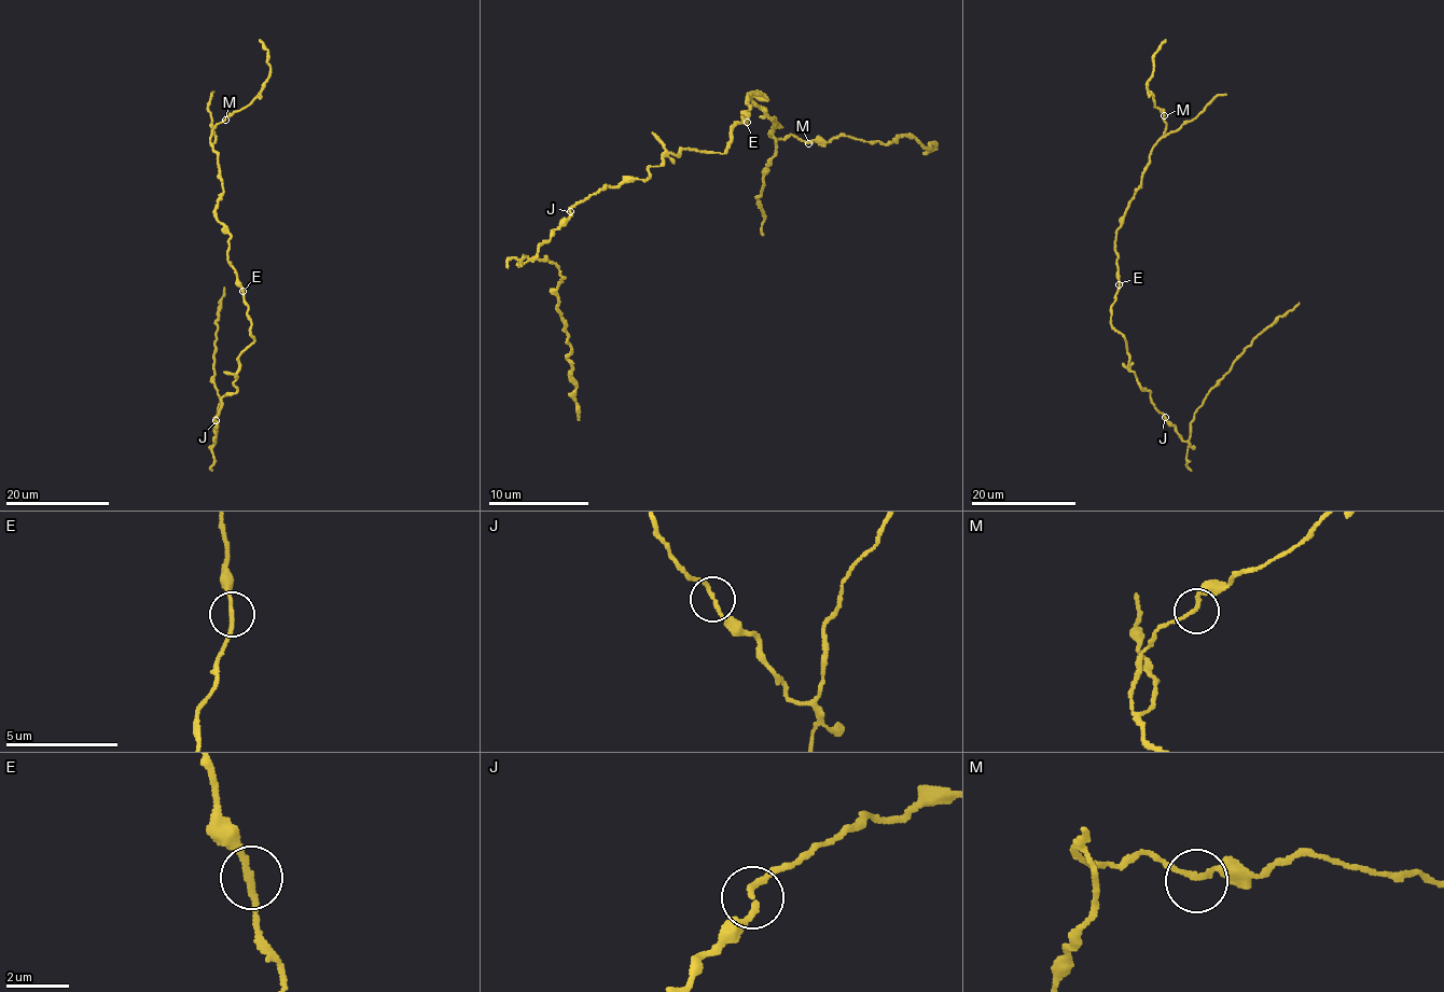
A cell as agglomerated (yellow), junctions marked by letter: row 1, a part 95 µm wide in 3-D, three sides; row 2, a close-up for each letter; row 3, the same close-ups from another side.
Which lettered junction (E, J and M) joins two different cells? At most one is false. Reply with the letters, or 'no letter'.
no letter

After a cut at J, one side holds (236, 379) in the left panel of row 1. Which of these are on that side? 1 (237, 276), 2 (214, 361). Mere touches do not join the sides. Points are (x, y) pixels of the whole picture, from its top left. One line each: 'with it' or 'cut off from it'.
1: with it
2: cut off from it

